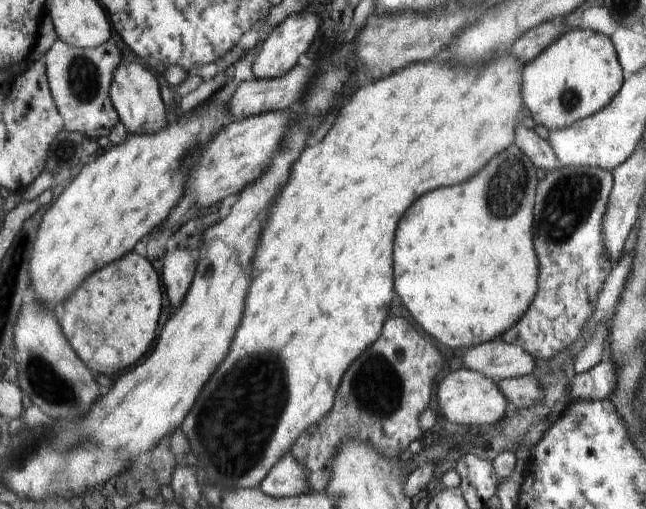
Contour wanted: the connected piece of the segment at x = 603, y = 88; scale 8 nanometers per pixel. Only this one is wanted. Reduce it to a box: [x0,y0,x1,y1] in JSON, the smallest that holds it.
[522,28,624,132]

